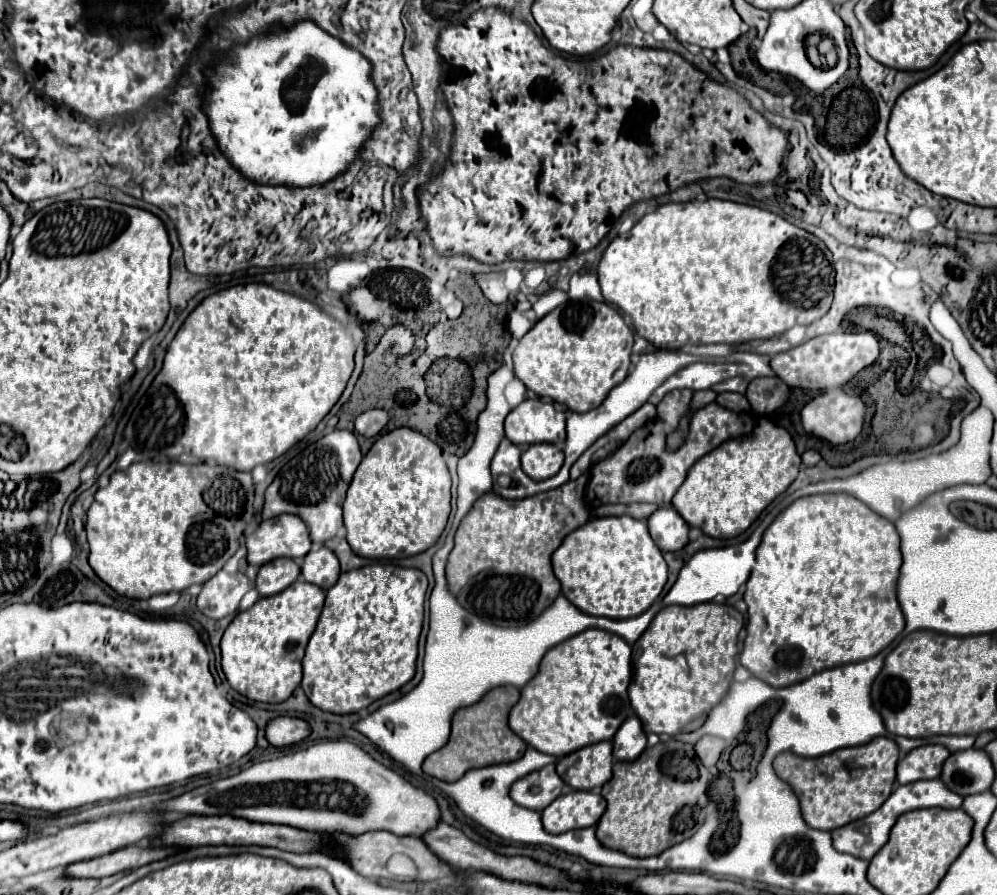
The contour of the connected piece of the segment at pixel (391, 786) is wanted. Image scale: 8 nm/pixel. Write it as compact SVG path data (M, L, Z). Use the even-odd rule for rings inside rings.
M324 741L278 759L256 763L234 777L188 791L176 799L170 799L168 803L158 805L156 809L180 815L232 815L248 821L292 825L296 829L308 829L314 833L350 833L352 837L368 831L390 831L398 837L422 837L428 829L434 829L440 823L440 807L434 797L414 787L396 771L384 767L350 741Z

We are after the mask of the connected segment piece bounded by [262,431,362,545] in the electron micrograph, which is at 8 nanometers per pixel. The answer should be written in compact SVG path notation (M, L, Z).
M332 431L324 435L320 441L308 445L302 455L288 461L274 483L266 489L266 503L262 517L272 519L282 513L294 513L304 519L310 529L312 543L324 543L332 539L342 527L342 503L346 497L346 489L352 481L356 467L360 465L362 453L358 447L358 439L350 431Z

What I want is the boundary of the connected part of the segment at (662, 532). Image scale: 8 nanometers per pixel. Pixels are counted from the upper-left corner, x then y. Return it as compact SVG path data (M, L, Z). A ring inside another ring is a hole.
M660 507L648 517L648 527L660 551L680 551L688 543L688 523L672 507Z

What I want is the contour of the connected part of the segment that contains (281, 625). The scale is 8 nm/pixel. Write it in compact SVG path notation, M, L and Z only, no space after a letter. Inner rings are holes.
M294 581L288 589L280 591L278 595L262 597L250 607L248 611L240 611L234 621L228 625L222 637L222 671L230 683L232 689L236 689L240 695L246 695L254 701L264 703L280 703L286 701L292 691L300 685L302 679L302 657L304 649L308 645L310 635L314 633L314 627L318 623L320 611L324 607L326 593L308 581Z

